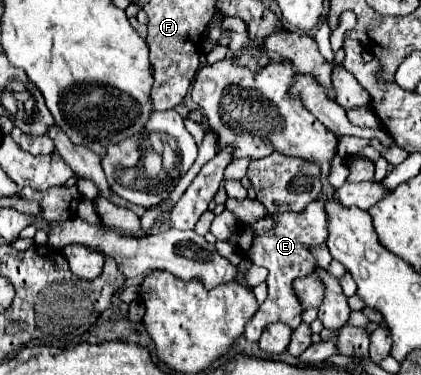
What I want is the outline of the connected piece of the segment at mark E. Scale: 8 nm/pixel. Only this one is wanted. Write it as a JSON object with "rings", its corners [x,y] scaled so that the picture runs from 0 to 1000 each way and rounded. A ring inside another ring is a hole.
{"rings":[[[755,525],[717,568],[651,568],[651,573],[632,573],[632,579],[575,605],[570,637],[565,637],[570,669],[603,707],[637,717],[637,744],[632,744],[637,792],[613,819],[613,829],[603,835],[594,861],[584,867],[580,893],[589,909],[613,909],[622,877],[641,861],[670,856],[670,861],[689,867],[694,877],[717,861],[722,819],[717,819],[708,787],[698,781],[694,749],[708,739],[727,739],[751,717],[751,691],[736,675],[736,664],[751,653],[770,653],[779,637],[779,579],[774,579],[770,547],[774,547],[774,531]]]}

